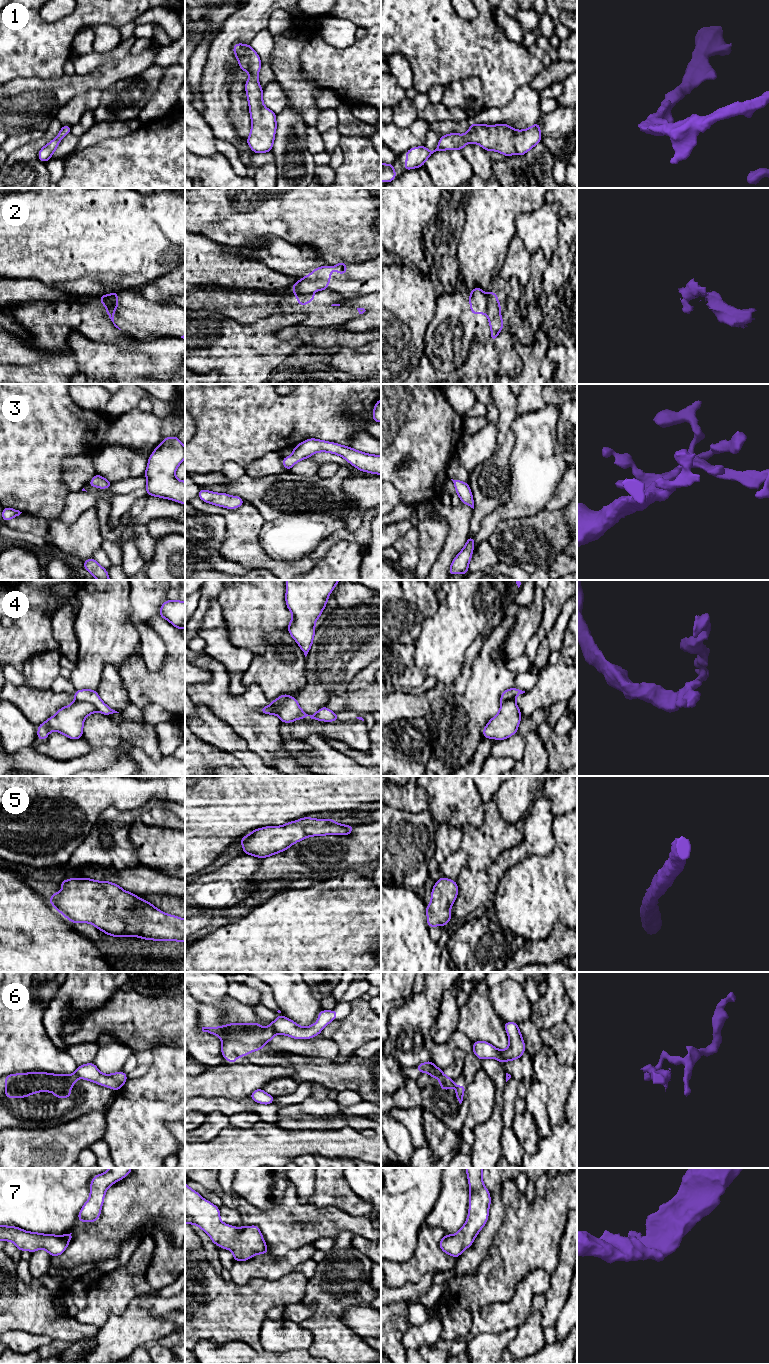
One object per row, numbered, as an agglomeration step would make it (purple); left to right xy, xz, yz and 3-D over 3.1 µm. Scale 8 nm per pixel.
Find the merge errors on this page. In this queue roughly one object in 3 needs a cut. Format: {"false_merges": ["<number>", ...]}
{"false_merges": ["2", "4", "6"]}

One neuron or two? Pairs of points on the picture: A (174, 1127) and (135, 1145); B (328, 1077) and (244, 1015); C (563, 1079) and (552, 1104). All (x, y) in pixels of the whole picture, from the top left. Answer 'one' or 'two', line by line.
A: two
B: one
C: one

